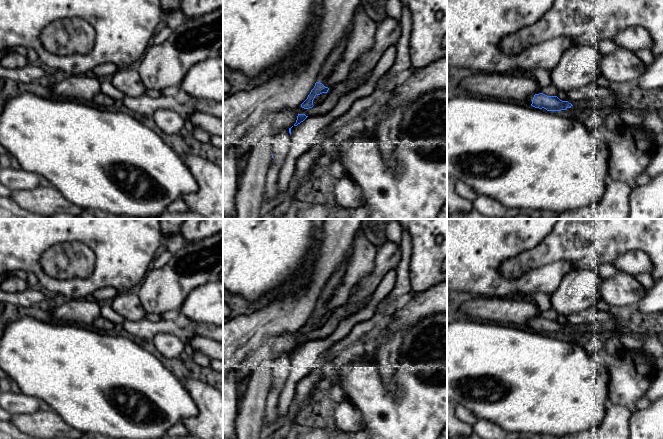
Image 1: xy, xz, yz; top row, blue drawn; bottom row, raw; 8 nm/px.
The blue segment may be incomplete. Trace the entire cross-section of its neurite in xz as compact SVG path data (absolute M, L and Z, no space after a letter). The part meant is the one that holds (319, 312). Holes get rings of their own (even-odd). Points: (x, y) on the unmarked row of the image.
M353 243L347 250L344 259L340 263L337 270L333 273L331 278L328 280L327 284L325 285L318 301L317 306L315 307L314 312L311 314L310 318L308 319L307 323L301 328L301 331L304 333L312 332L313 324L316 319L320 319L322 317L327 317L329 312L325 311L326 304L328 303L329 299L335 293L337 287L341 284L343 277L346 273L348 262L352 256L353 251Z

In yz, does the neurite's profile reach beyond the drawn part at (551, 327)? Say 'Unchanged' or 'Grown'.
Grown

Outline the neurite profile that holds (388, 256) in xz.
M386 240L384 244L378 247L373 270L356 284L357 291L353 296L349 296L343 305L350 311L350 315L357 313L355 304L371 296L384 275L389 270L395 269L400 261L401 248L397 244Z

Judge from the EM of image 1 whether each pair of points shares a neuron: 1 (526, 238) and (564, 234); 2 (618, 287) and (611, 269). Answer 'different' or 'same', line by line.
1: different
2: different

